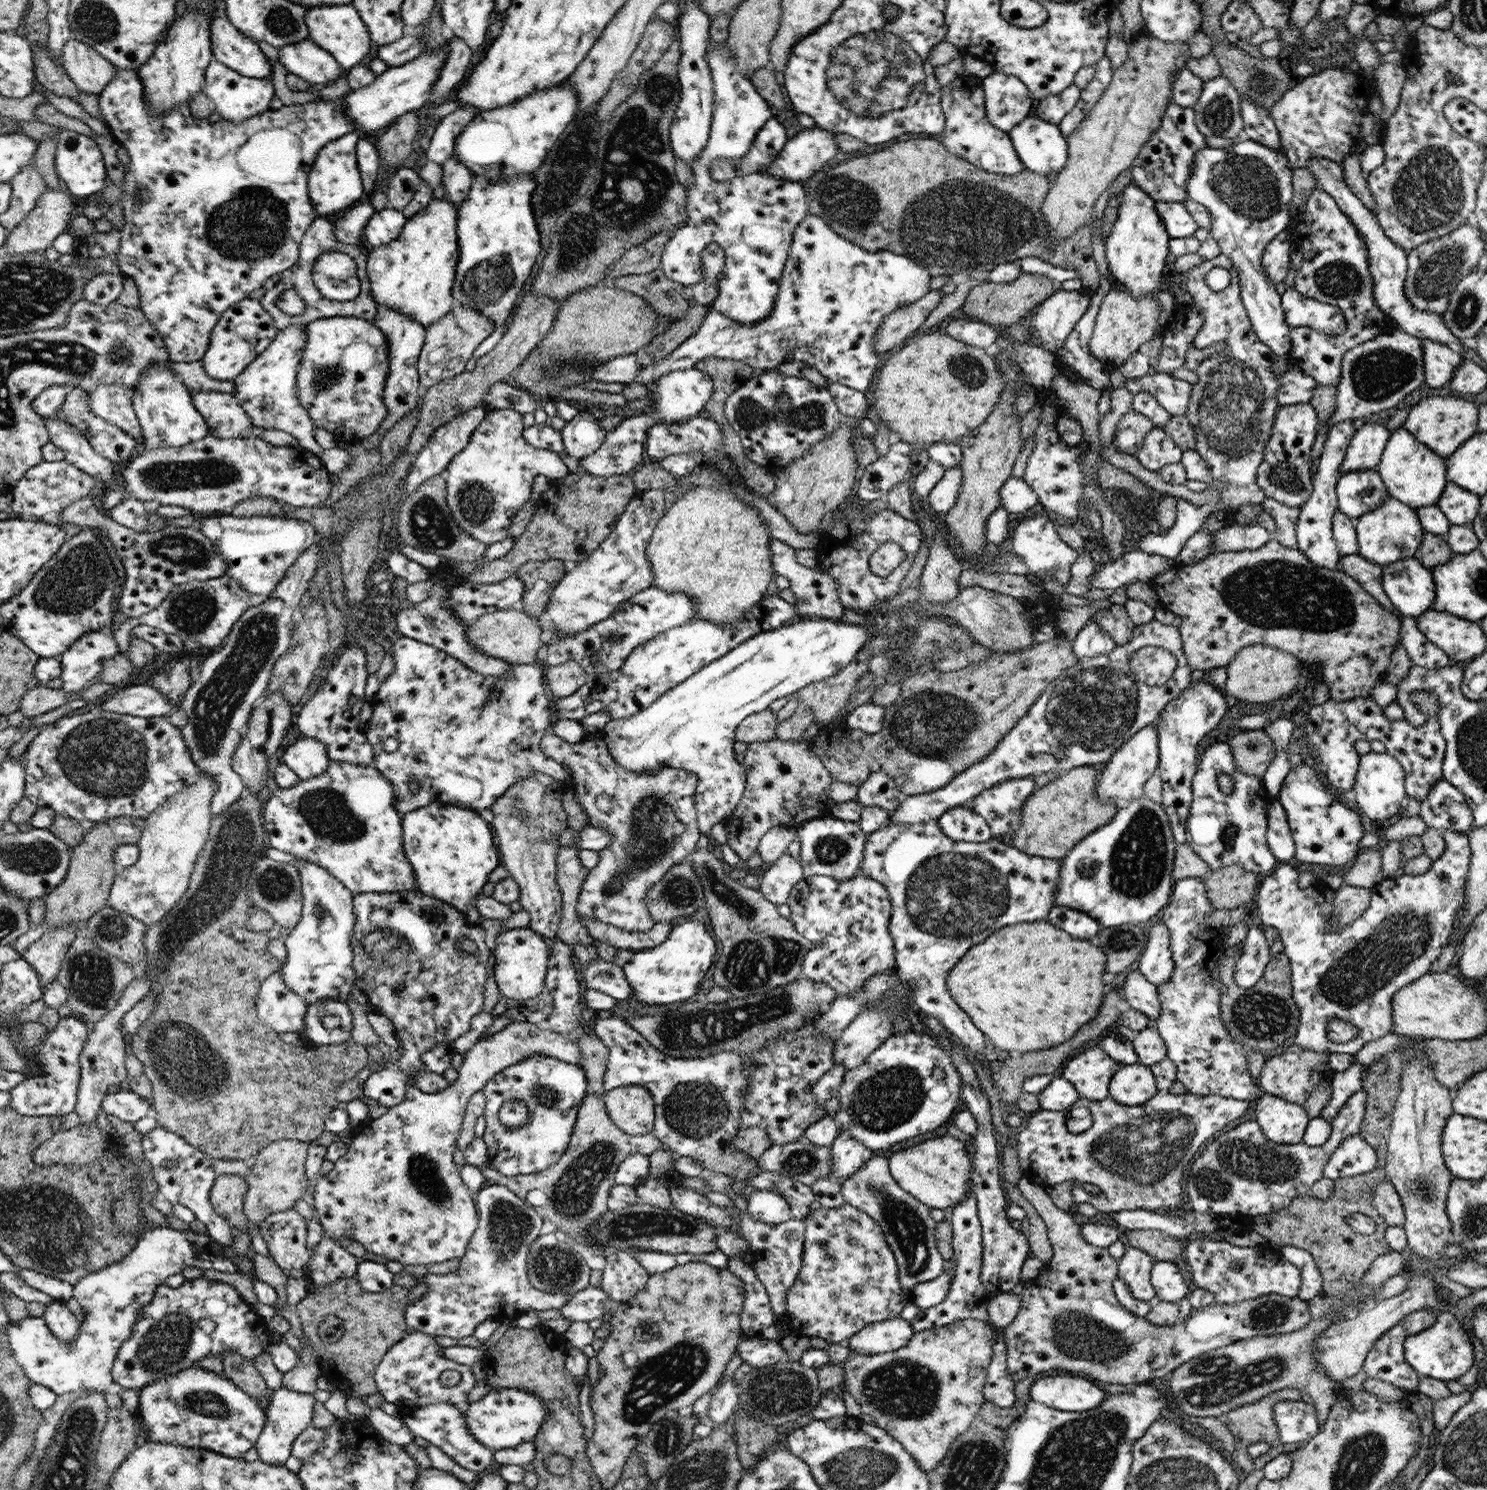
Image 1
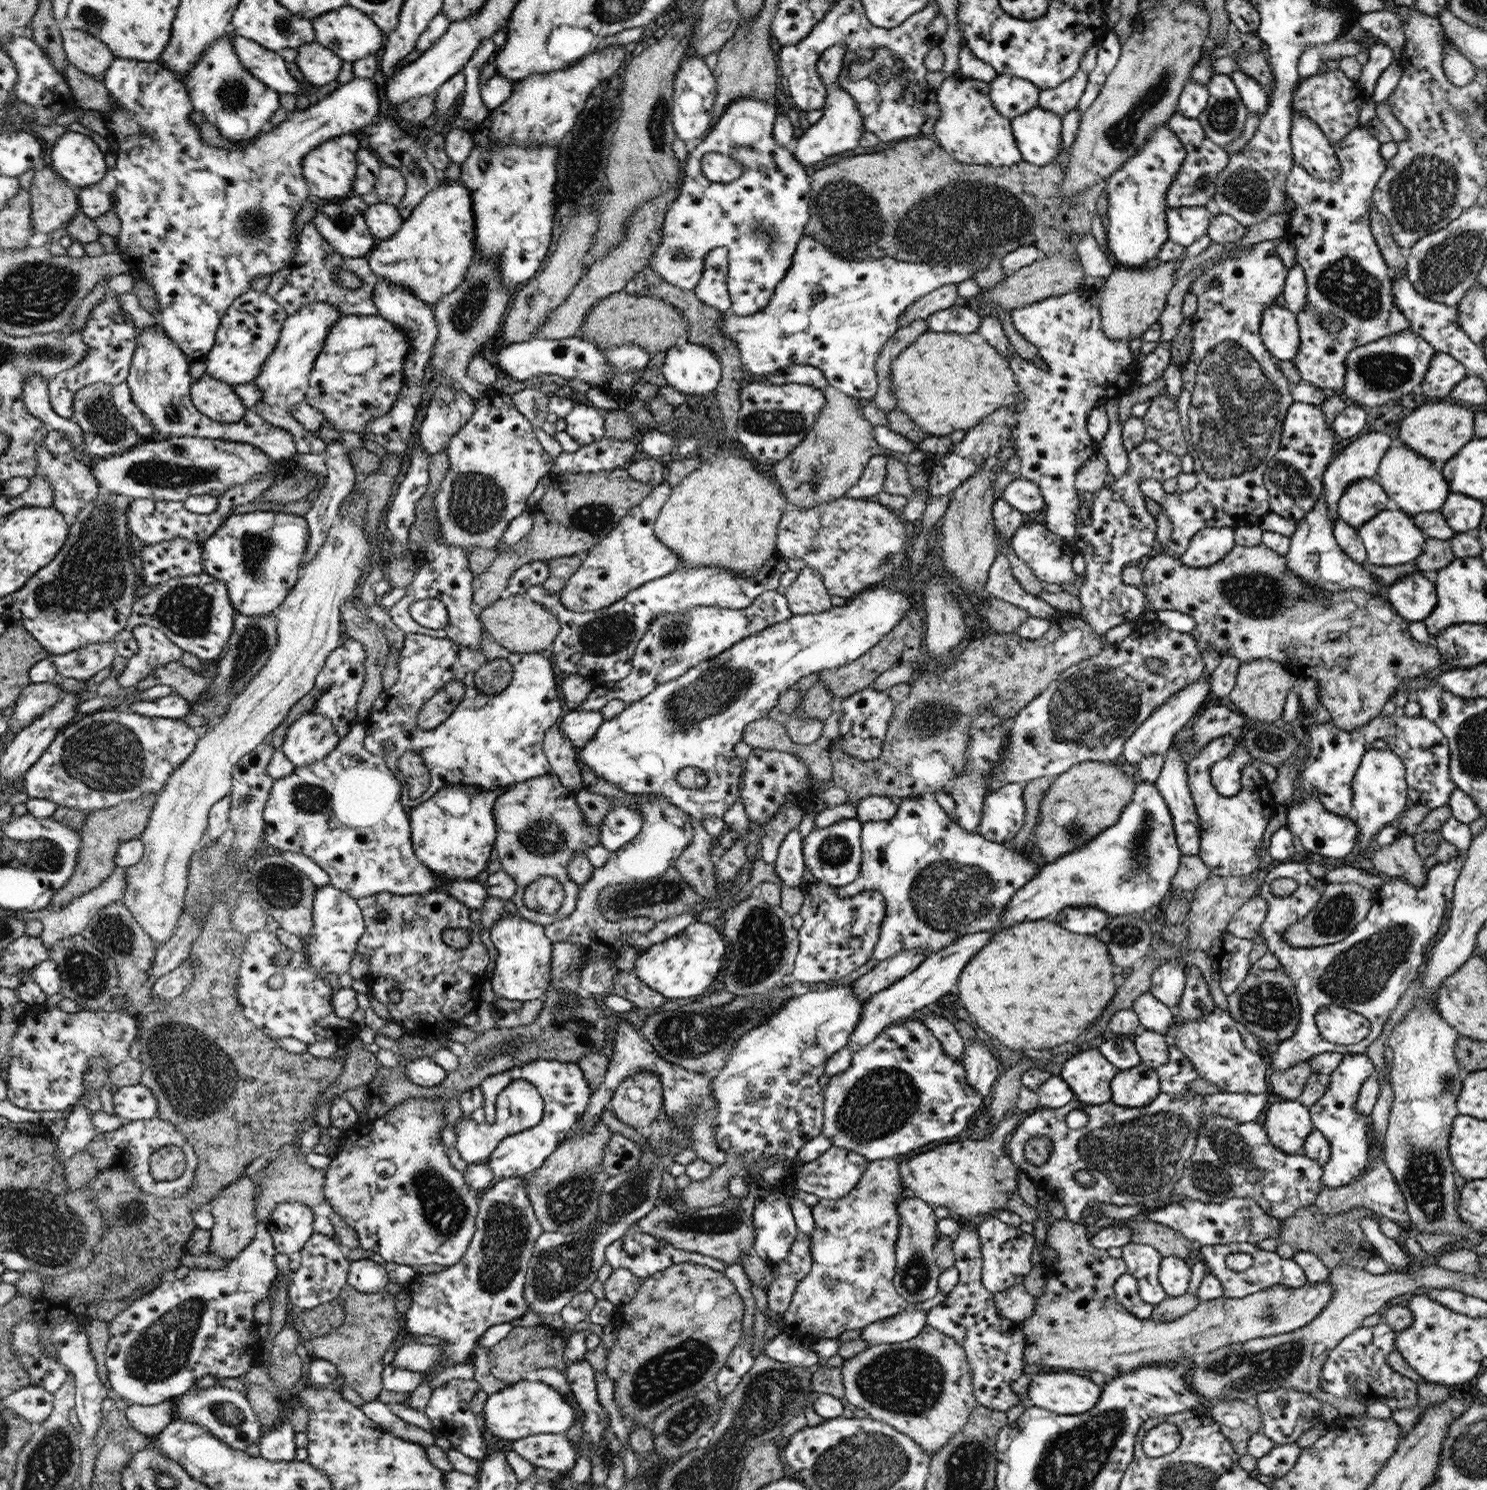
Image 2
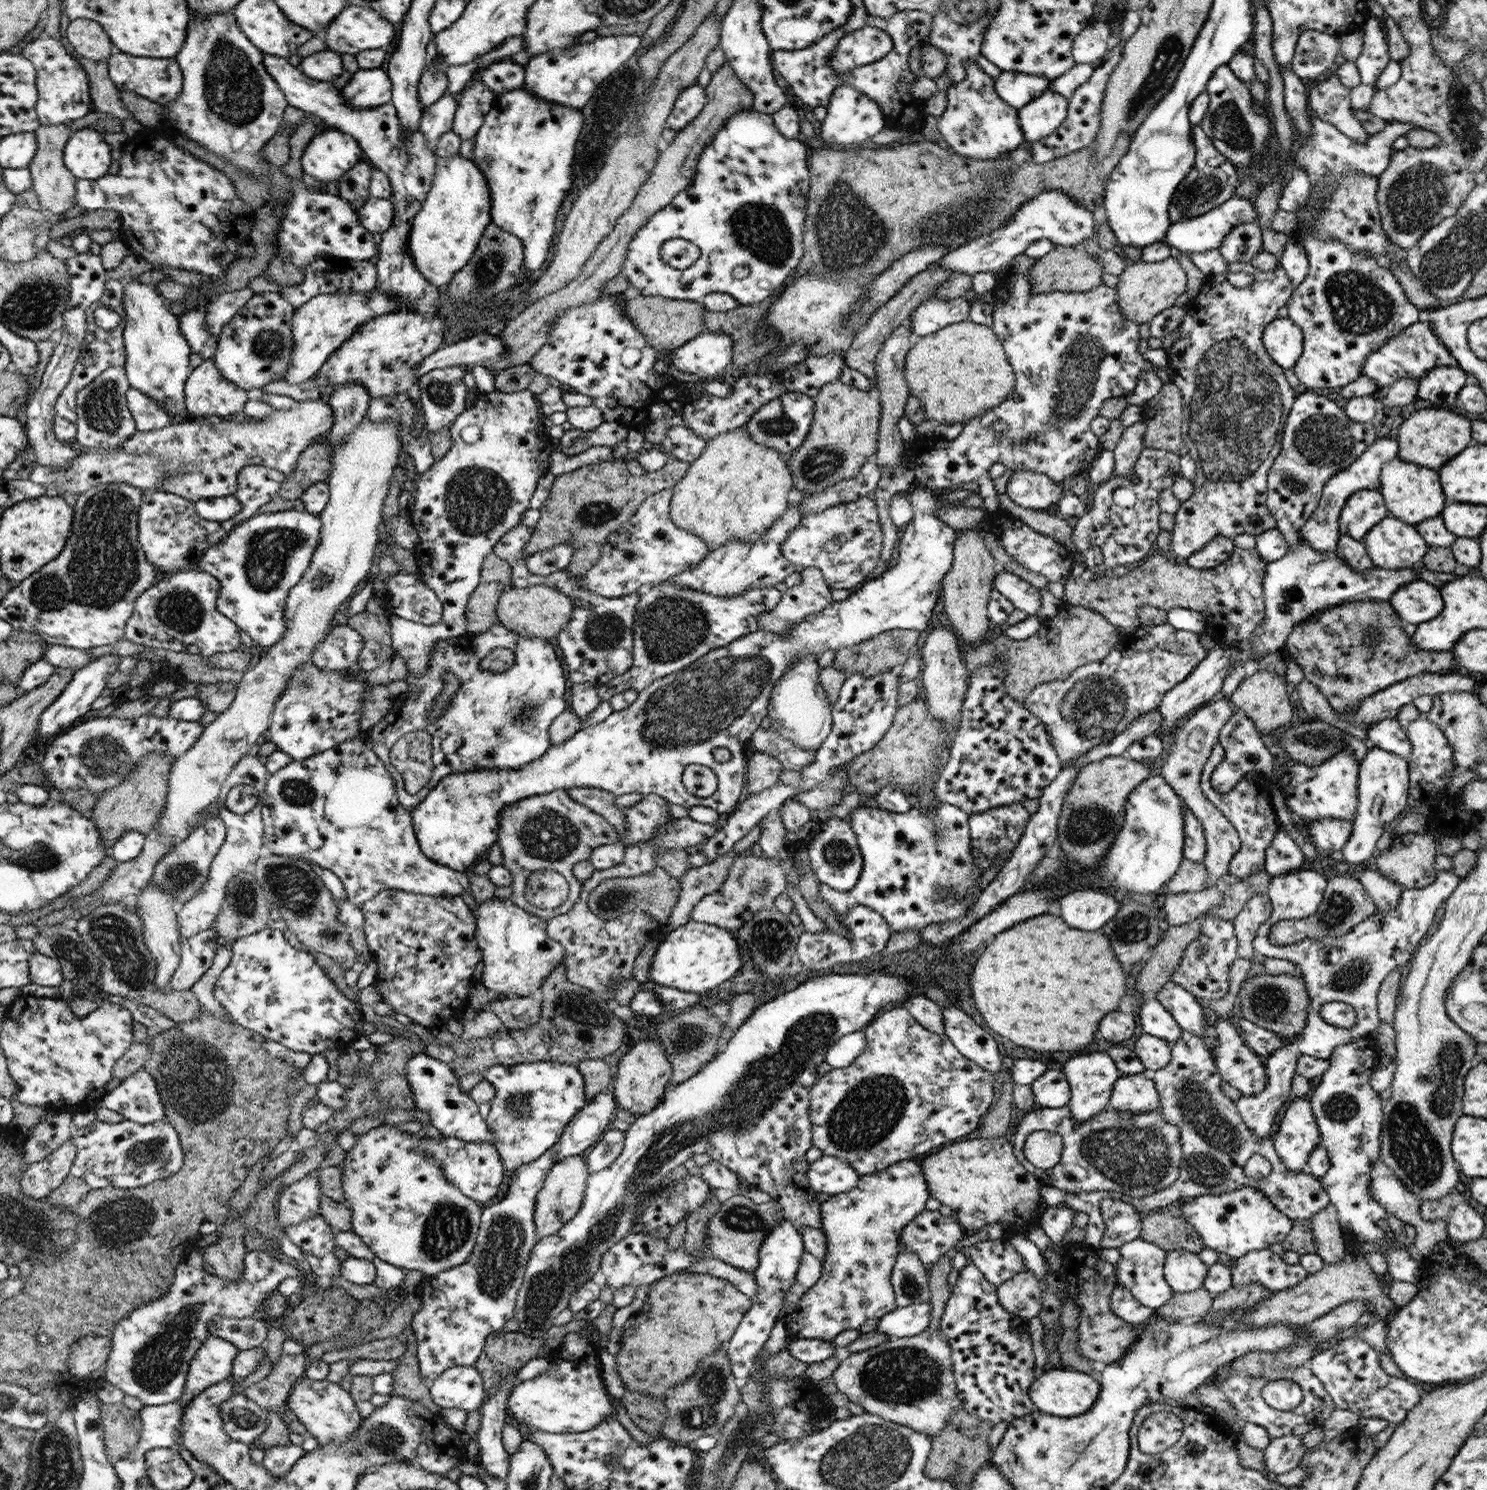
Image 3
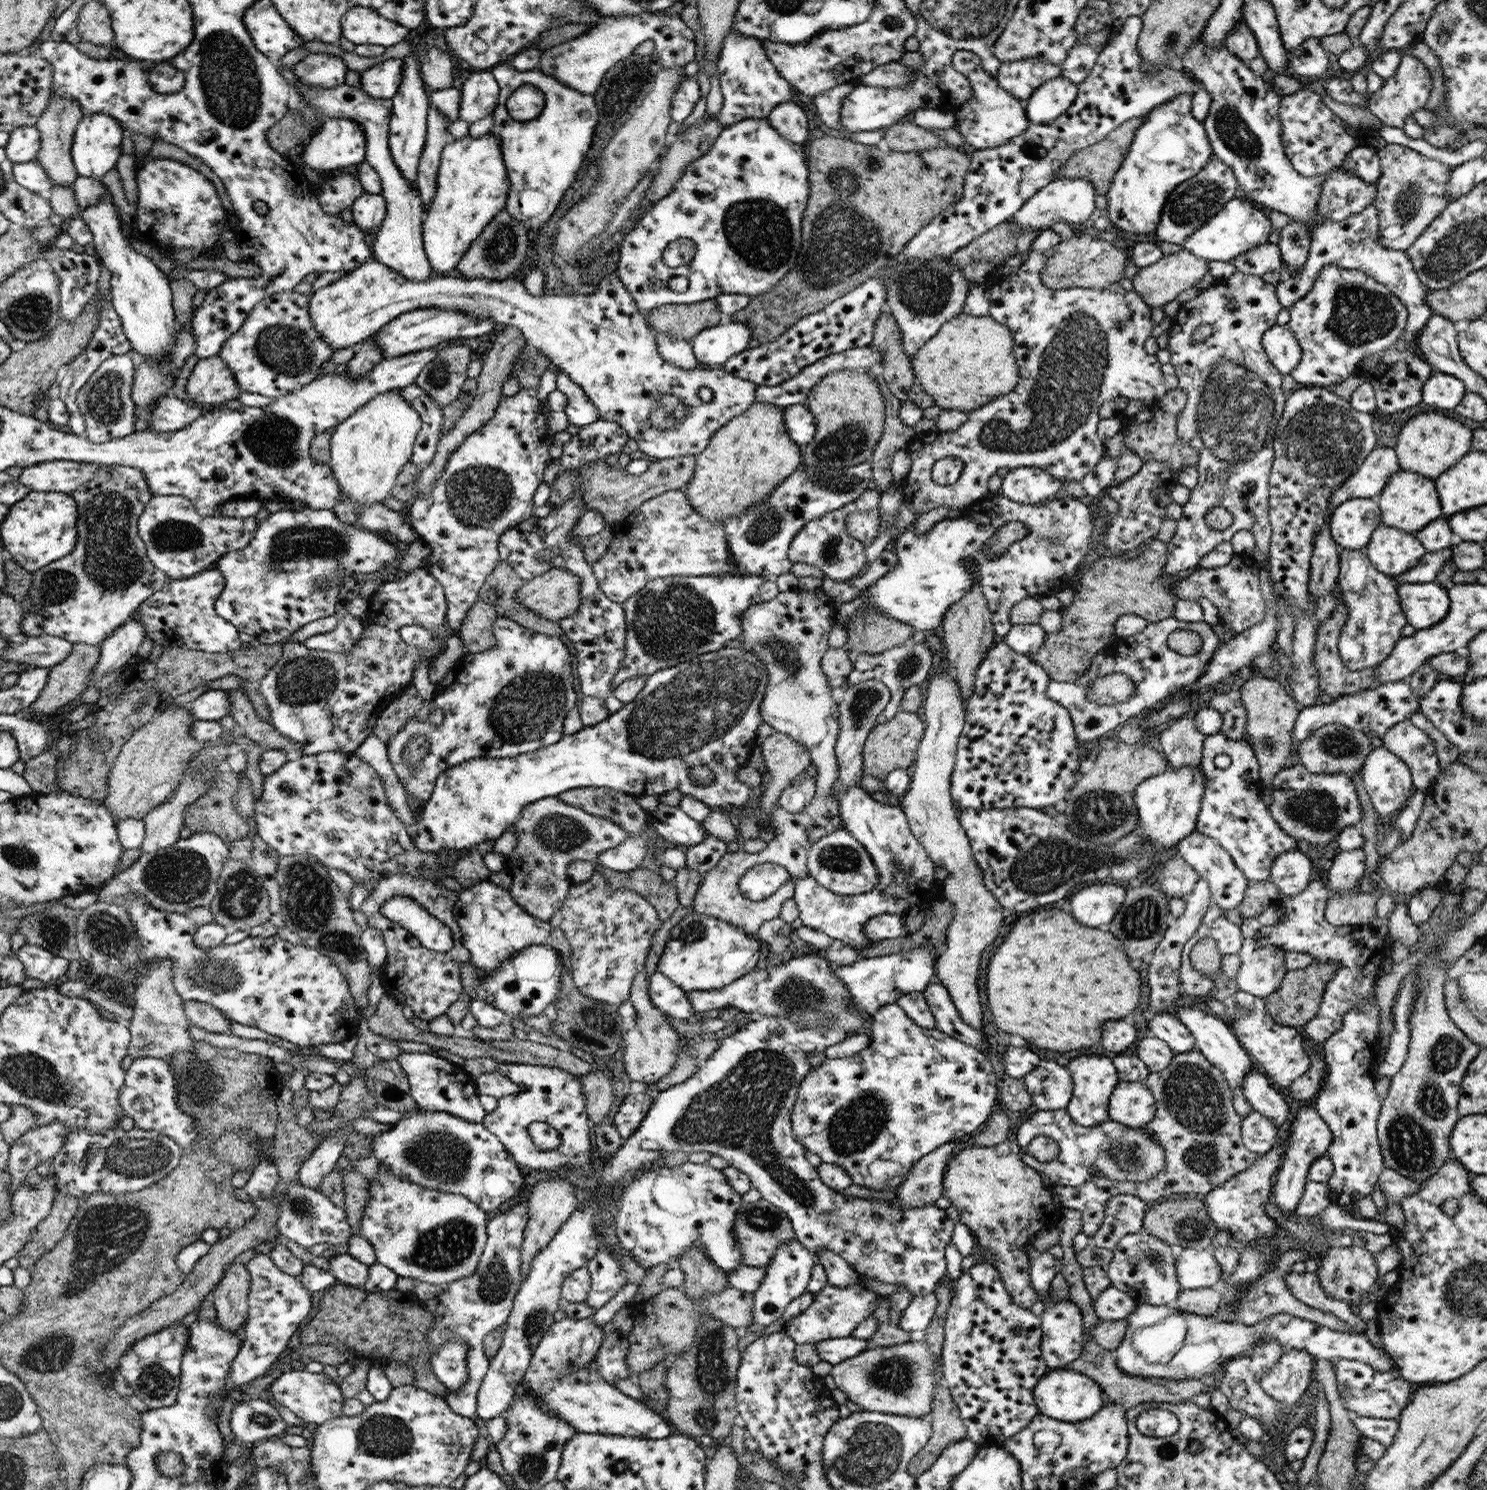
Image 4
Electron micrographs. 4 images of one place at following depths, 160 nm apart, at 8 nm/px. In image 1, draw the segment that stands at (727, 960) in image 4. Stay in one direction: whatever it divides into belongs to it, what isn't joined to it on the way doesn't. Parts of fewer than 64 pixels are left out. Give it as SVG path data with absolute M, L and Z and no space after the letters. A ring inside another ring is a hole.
M686 921L674 925L670 936L662 945L633 951L619 949L613 960L624 971L633 997L646 1004L672 1004L686 1000L698 992L698 984L712 966L716 942L700 921Z

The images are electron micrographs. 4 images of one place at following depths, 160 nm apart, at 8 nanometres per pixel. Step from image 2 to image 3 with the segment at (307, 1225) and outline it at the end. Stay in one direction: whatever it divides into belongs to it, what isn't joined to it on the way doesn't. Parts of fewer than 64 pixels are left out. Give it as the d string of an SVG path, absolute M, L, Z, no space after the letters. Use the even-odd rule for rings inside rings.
M309 1174L303 1180L296 1182L292 1186L288 1186L283 1190L283 1193L279 1196L279 1205L277 1206L278 1213L278 1222L279 1228L282 1229L282 1234L284 1232L284 1228L287 1226L292 1226L293 1224L300 1224L303 1220L309 1218L319 1210L320 1208L320 1183L318 1183L318 1177L314 1174Z

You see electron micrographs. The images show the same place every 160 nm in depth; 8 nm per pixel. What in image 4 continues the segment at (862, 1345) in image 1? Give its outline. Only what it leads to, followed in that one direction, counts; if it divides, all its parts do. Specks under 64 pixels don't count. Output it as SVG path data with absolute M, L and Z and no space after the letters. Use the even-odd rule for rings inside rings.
M933 1292L924 1296L915 1296L907 1309L902 1312L897 1326L908 1333L914 1330L926 1330L936 1315L936 1307L937 1298Z

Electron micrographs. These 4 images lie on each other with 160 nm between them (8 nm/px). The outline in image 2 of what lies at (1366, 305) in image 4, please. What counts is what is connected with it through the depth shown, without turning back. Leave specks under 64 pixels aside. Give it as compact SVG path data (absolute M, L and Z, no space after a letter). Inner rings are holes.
M1363 127L1352 130L1344 141L1332 145L1341 164L1342 174L1336 182L1320 180L1295 164L1286 179L1287 196L1296 202L1294 212L1289 212L1290 222L1286 238L1294 243L1297 264L1304 269L1309 306L1296 314L1299 326L1300 350L1292 360L1301 378L1330 393L1339 393L1345 383L1345 360L1359 346L1379 338L1402 332L1409 322L1395 305L1392 292L1392 270L1381 255L1376 239L1371 233L1370 198L1375 184L1384 172L1387 161L1380 155L1381 143ZM1332 313L1342 318L1345 327L1341 335L1330 335L1319 322L1320 316Z

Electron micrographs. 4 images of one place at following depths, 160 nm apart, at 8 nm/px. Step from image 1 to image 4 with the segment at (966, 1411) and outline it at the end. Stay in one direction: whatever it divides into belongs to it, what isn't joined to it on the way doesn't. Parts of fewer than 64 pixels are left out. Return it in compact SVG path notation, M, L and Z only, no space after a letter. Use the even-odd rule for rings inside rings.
M924 1340L908 1341L899 1345L875 1347L866 1349L852 1358L835 1364L830 1372L837 1388L845 1392L848 1400L858 1404L862 1411L884 1414L897 1414L898 1416L929 1417L935 1397L937 1384L935 1383L935 1356Z

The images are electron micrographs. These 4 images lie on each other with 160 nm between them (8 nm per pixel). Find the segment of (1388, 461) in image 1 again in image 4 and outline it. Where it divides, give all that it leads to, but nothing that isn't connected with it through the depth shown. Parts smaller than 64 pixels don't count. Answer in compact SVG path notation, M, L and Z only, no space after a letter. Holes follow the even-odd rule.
M1400 470L1392 473L1376 501L1381 510L1381 524L1407 533L1416 533L1433 520L1443 517L1435 480L1412 471Z

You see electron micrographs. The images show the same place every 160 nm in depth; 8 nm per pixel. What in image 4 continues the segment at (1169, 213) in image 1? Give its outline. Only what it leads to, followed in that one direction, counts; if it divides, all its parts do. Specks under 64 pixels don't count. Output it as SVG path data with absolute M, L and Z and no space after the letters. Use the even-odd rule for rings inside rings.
M1239 195L1235 196L1214 218L1210 218L1198 230L1188 235L1181 246L1206 261L1228 262L1255 246L1268 243L1268 235L1272 232L1271 221L1253 205L1252 201L1240 198Z

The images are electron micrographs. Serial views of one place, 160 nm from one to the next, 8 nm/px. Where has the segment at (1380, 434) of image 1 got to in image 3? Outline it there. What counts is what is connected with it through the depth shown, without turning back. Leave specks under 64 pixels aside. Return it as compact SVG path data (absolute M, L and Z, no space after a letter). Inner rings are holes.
M1380 437L1376 439L1366 450L1339 473L1332 475L1324 485L1322 496L1317 509L1312 516L1301 526L1301 536L1309 545L1318 552L1337 552L1337 542L1340 536L1339 518L1349 496L1357 490L1380 490L1380 473L1385 462L1398 458L1399 444L1397 440Z

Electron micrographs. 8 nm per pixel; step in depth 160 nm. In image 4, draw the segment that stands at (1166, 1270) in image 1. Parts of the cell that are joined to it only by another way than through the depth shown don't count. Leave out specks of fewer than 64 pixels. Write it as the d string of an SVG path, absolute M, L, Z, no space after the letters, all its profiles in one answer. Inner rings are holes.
M1210 1248L1179 1249L1176 1276L1181 1290L1210 1288L1221 1279L1221 1268Z

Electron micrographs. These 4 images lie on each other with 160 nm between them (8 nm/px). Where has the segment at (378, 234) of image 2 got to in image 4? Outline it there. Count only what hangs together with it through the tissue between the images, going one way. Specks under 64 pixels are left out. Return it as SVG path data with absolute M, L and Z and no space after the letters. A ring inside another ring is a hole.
M363 192L351 207L355 226L363 231L383 225L386 215L386 199L381 194Z

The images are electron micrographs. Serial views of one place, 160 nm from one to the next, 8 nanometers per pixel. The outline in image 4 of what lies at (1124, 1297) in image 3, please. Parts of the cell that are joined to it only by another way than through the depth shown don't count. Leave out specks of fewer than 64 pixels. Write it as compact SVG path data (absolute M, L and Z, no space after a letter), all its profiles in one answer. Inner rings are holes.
M1110 1285L1100 1293L1092 1306L1095 1308L1098 1319L1106 1320L1106 1322L1118 1322L1118 1320L1128 1319L1134 1313L1137 1303L1123 1290L1118 1290Z

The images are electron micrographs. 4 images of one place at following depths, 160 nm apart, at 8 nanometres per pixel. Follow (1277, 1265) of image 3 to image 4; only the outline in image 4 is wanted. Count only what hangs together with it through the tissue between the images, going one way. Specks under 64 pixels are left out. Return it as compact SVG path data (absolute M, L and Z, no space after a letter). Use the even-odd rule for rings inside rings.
M1308 1271L1304 1273L1286 1273L1283 1279L1287 1289L1300 1302L1312 1308L1317 1308L1326 1314L1336 1316L1338 1320L1349 1324L1351 1332L1365 1332L1367 1322L1362 1321L1358 1315L1352 1313L1349 1303L1327 1296L1319 1285L1317 1273Z

